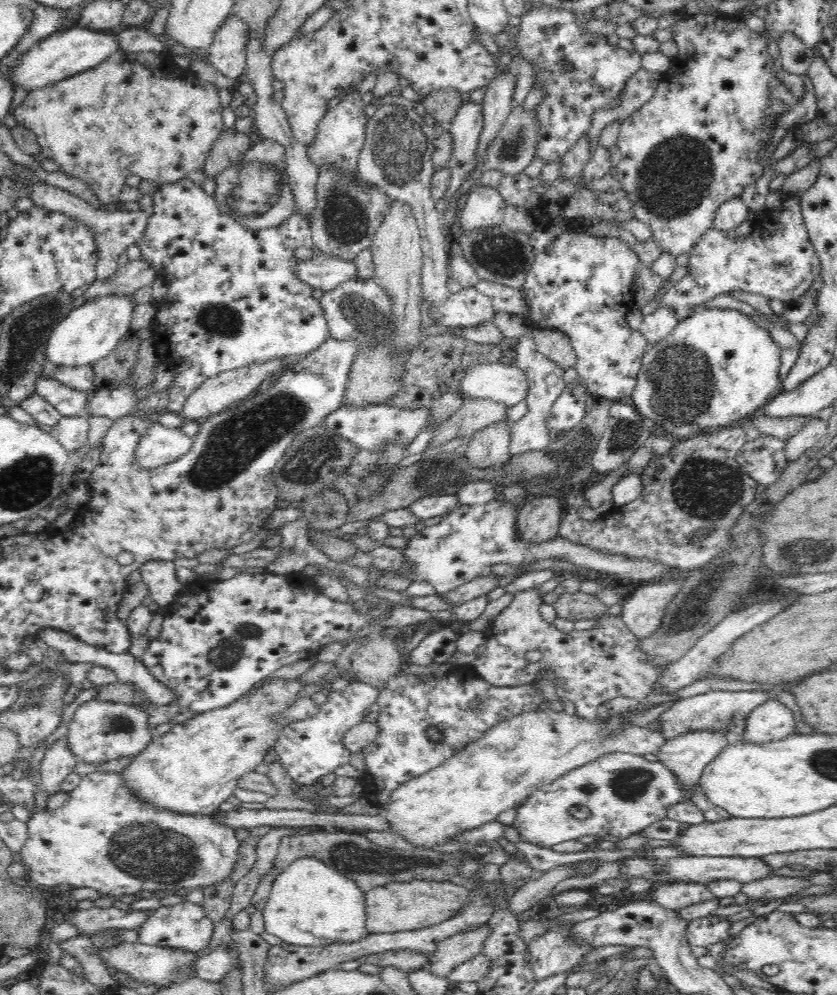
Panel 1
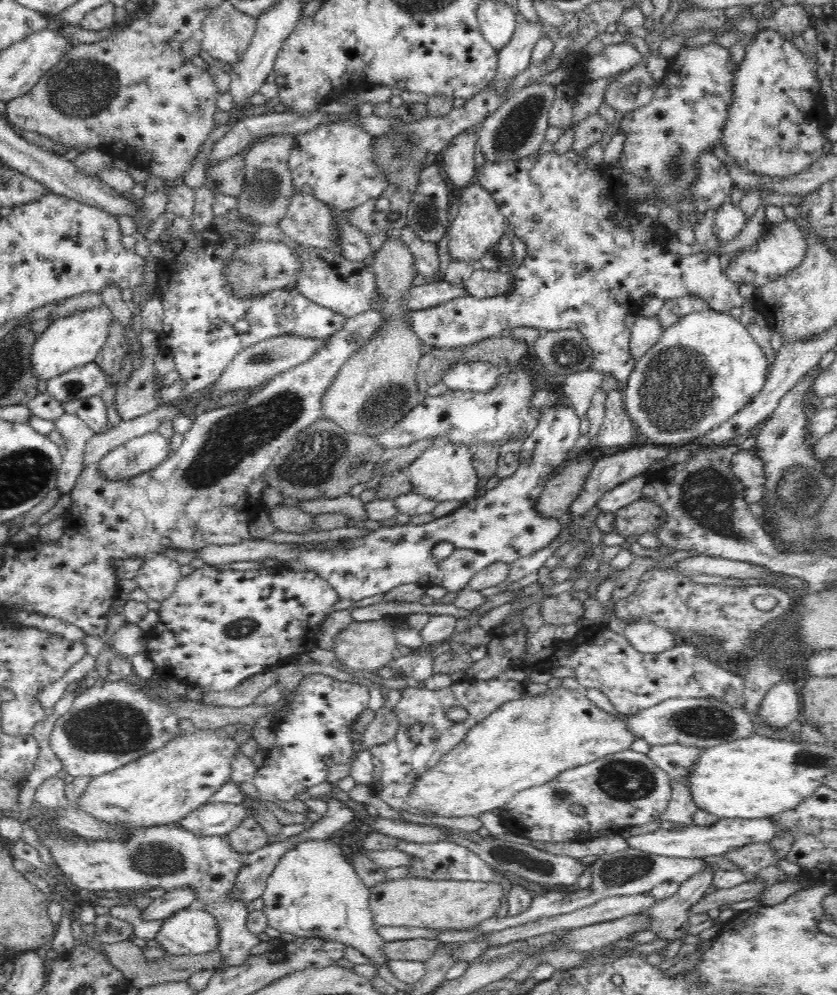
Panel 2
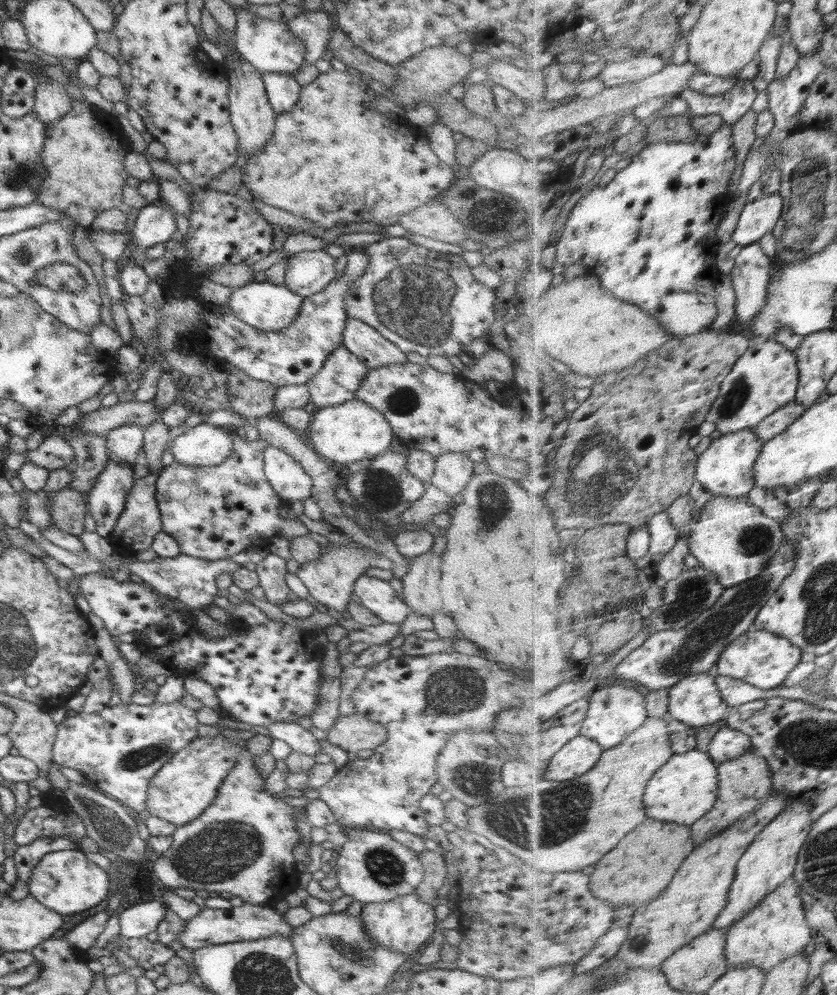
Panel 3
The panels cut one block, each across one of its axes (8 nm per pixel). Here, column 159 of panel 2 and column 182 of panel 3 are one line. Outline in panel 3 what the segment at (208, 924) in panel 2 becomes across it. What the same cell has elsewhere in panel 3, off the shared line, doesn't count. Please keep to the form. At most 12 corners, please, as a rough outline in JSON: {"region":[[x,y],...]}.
{"region":[[273,905],[204,907],[176,940],[204,945],[290,938]]}

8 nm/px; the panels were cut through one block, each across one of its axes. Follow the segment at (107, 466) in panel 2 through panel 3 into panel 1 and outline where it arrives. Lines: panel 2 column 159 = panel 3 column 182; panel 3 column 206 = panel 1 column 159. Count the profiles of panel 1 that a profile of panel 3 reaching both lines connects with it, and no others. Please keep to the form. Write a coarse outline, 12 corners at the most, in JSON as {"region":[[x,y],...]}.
{"region":[[150,422],[136,446],[136,466],[182,458],[194,439],[182,428]]}

